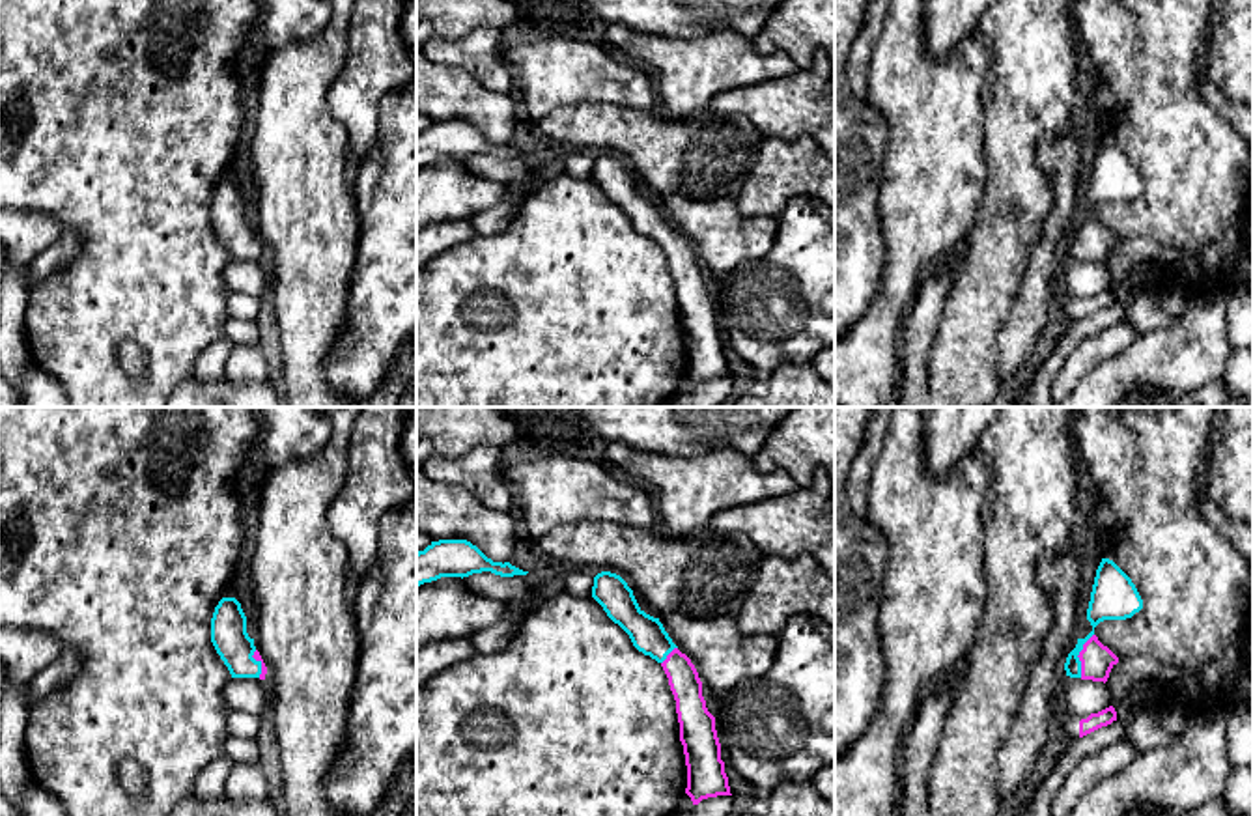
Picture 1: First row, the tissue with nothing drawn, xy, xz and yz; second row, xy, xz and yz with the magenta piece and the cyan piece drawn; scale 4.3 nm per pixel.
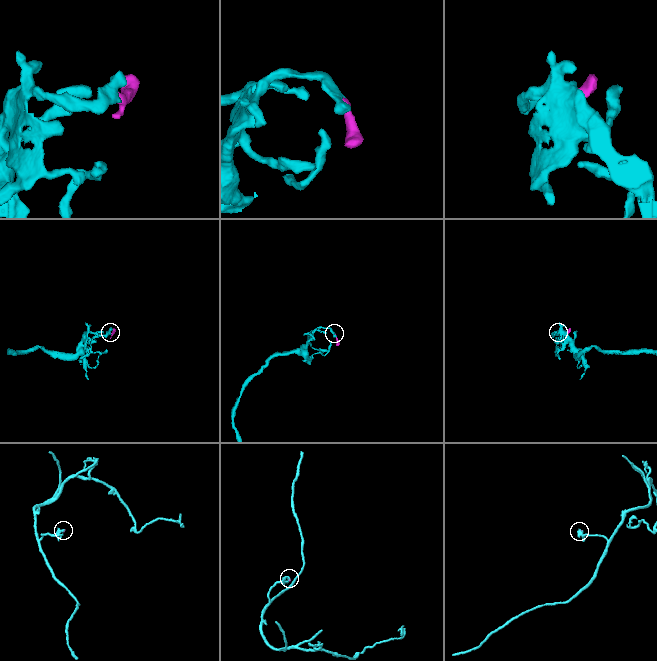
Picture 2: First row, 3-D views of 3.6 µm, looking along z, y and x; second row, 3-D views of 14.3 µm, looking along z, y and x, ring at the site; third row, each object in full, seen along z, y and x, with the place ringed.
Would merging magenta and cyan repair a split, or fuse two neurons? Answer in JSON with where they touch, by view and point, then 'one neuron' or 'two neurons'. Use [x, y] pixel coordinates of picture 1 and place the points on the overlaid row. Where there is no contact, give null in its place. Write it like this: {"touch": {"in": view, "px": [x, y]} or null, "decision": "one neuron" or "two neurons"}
{"touch": {"in": "yz", "px": [1078, 656]}, "decision": "one neuron"}

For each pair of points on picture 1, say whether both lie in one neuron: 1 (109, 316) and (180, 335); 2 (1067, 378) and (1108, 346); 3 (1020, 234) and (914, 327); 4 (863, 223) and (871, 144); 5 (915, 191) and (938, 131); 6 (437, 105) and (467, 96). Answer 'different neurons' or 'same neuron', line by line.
1: same neuron
2: same neuron
3: different neurons
4: same neuron
5: same neuron
6: same neuron

